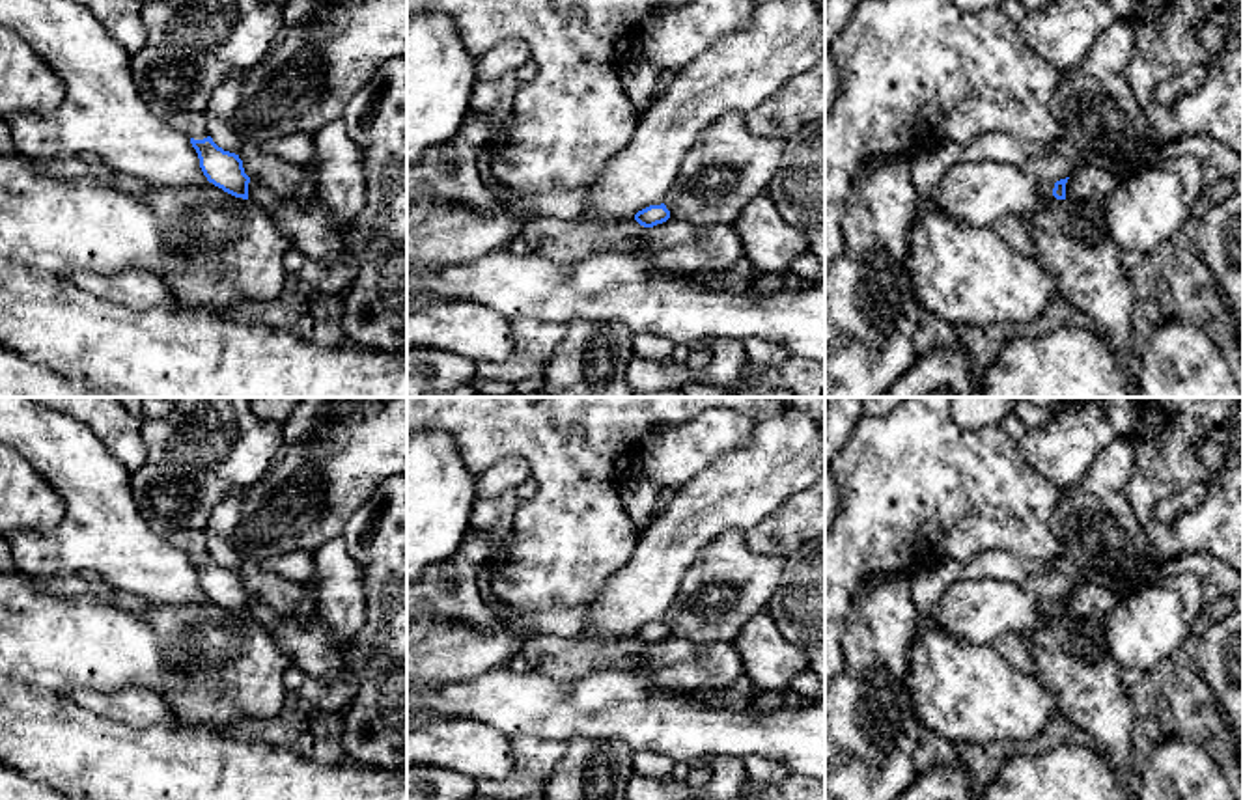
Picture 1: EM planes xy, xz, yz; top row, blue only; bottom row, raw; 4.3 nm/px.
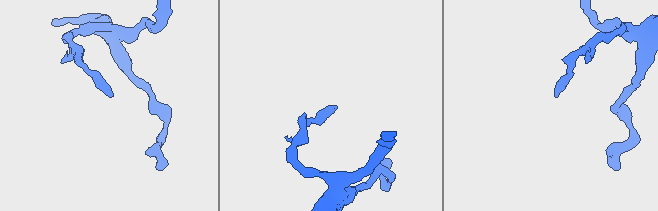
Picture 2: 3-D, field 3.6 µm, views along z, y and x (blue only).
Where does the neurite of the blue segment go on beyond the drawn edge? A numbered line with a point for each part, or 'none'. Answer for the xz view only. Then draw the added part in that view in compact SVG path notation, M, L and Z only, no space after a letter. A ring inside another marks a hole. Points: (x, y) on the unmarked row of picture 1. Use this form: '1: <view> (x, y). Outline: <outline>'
none

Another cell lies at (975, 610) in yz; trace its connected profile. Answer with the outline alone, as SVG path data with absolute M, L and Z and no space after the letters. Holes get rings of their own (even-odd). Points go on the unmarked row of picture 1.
M989 578L952 584L931 615L941 632L976 645L993 645L1004 634L1032 632L1047 623L1047 612L1030 589Z

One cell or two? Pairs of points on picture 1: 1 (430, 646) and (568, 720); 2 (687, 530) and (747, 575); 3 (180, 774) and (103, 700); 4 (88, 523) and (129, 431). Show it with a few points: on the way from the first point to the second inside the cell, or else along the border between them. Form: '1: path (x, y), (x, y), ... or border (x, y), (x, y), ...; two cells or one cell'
1: border (506, 664), (476, 675), (439, 681); two cells
2: border (743, 530), (725, 530), (715, 536), (682, 580); two cells
3: border (86, 709), (139, 728), (153, 724), (170, 726); two cells
4: border (86, 427), (129, 474); two cells

